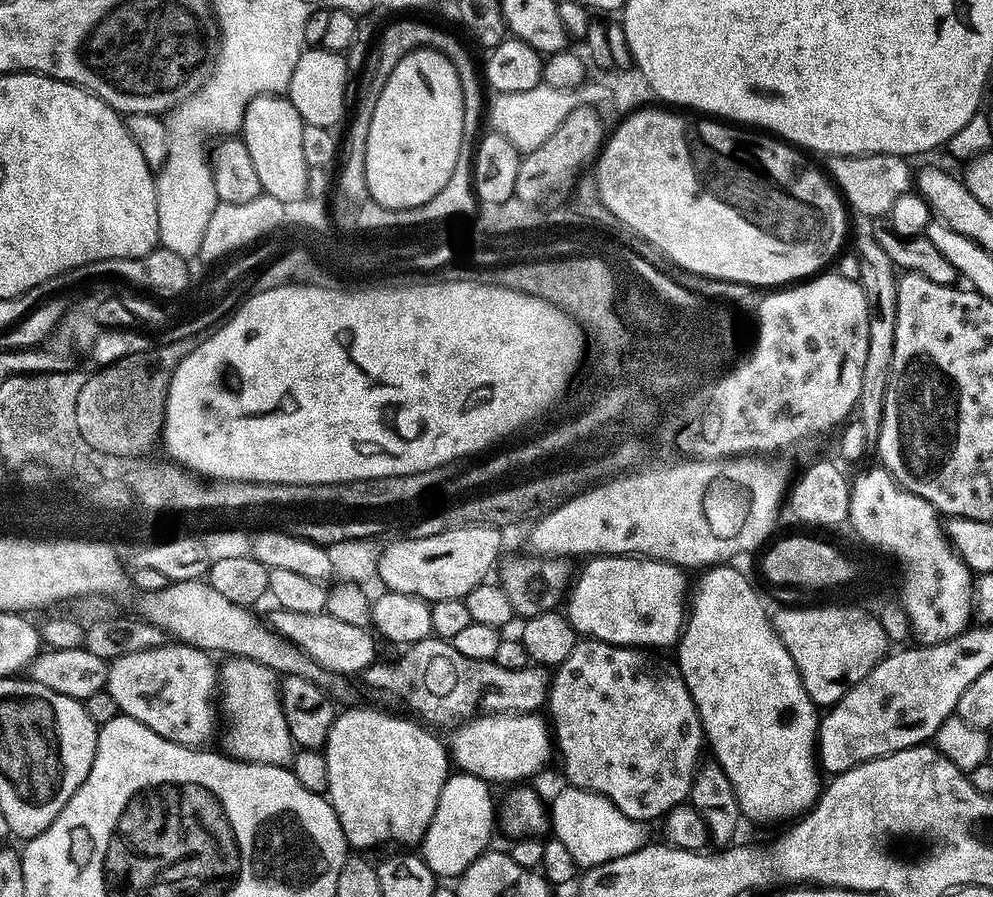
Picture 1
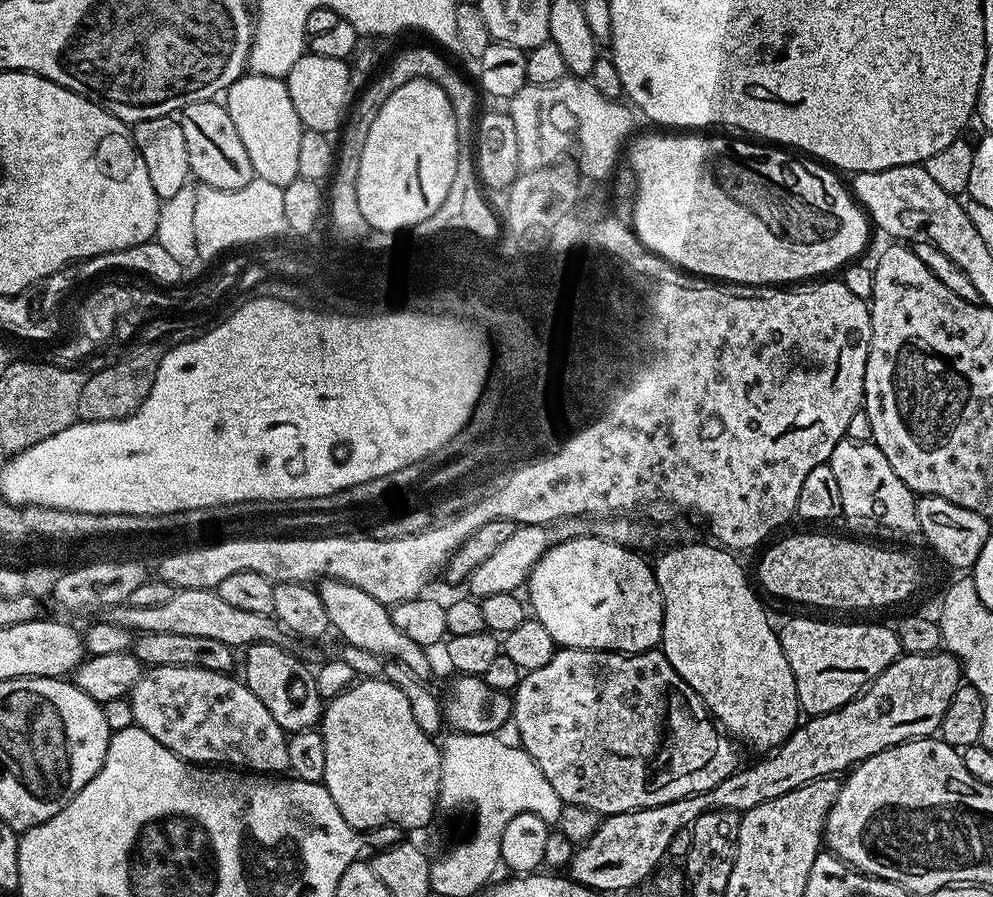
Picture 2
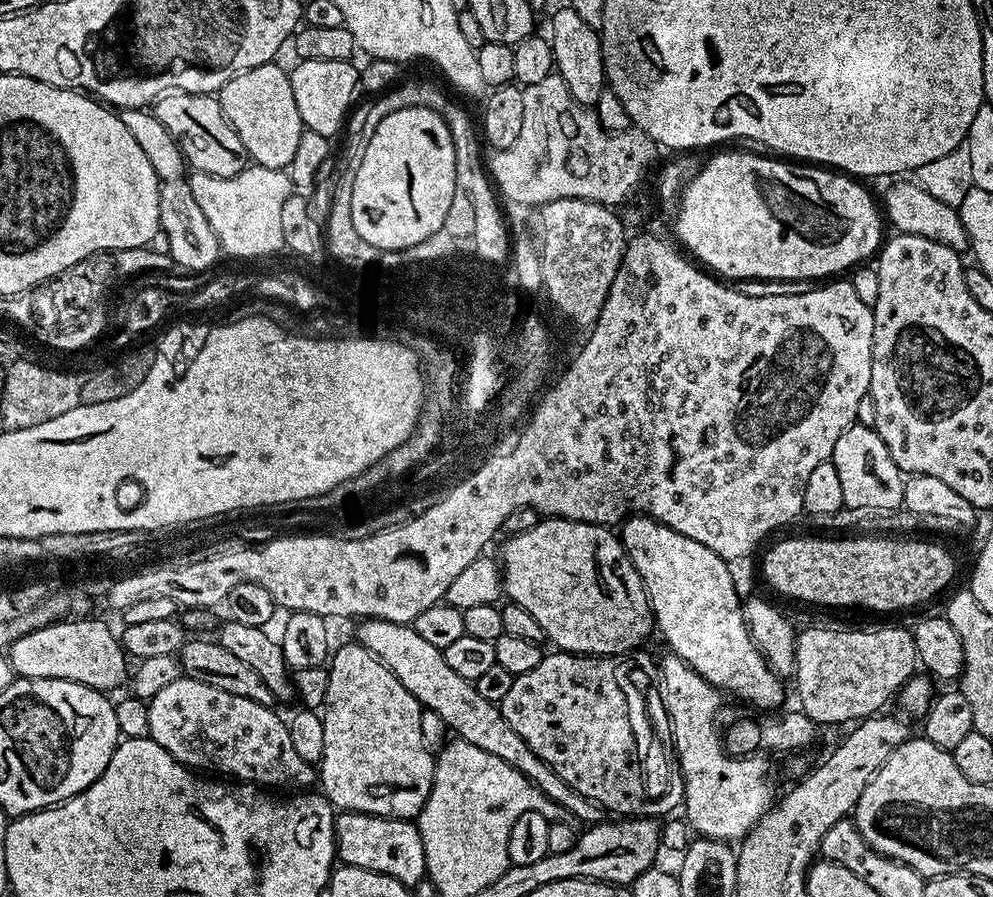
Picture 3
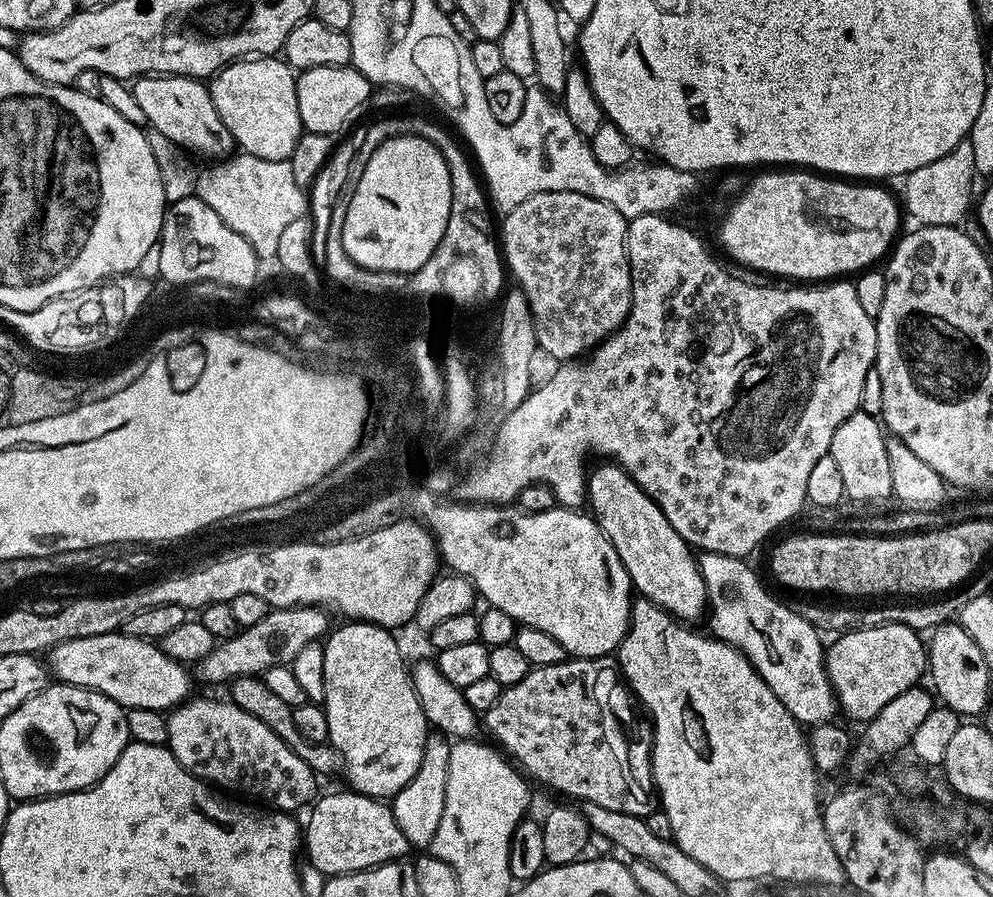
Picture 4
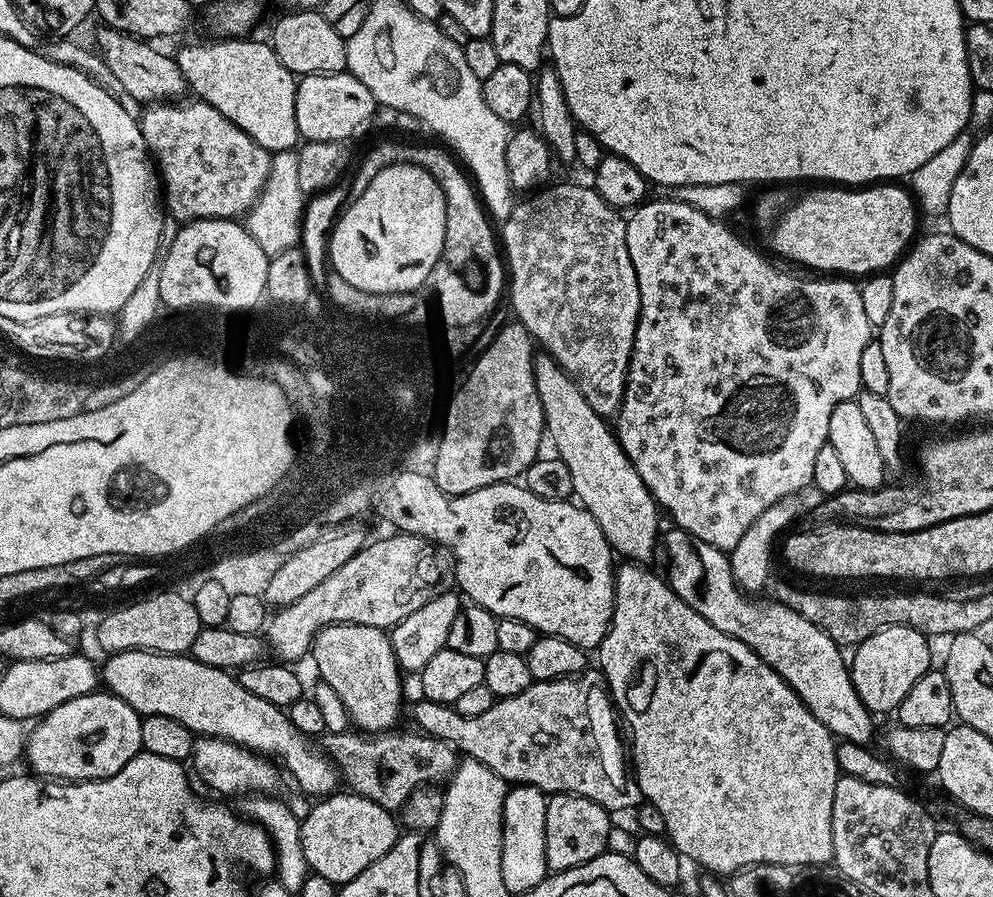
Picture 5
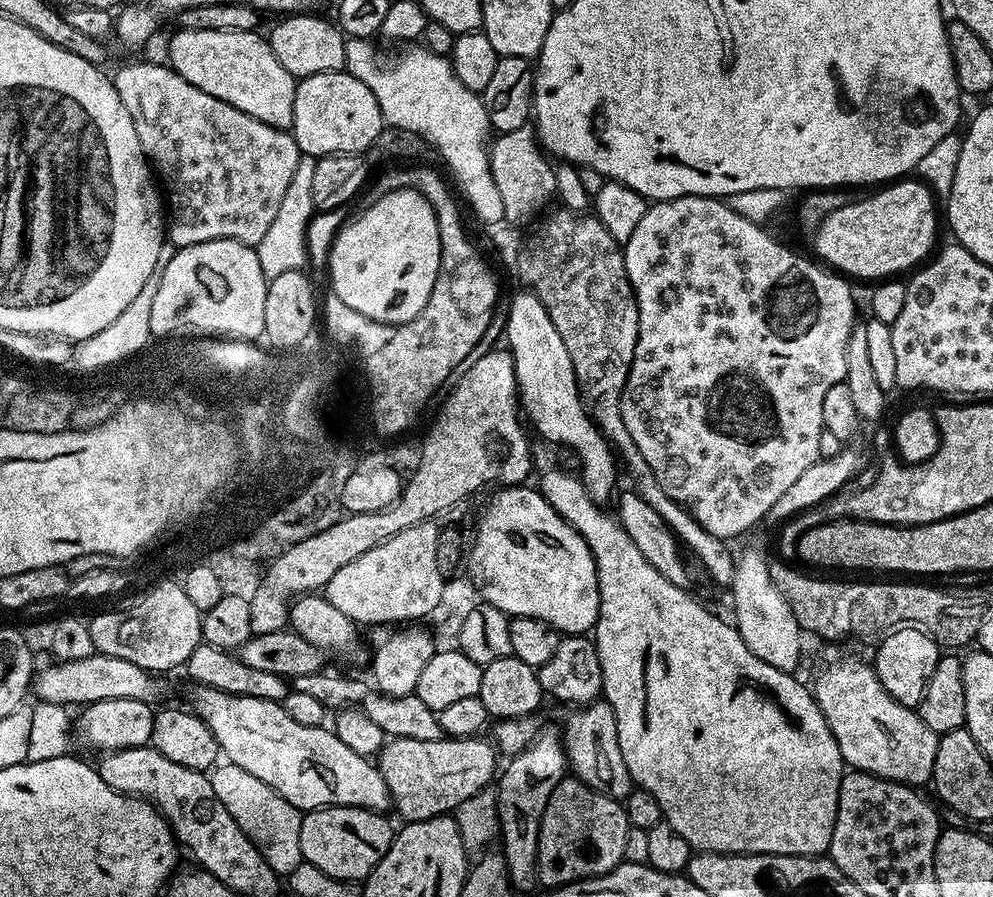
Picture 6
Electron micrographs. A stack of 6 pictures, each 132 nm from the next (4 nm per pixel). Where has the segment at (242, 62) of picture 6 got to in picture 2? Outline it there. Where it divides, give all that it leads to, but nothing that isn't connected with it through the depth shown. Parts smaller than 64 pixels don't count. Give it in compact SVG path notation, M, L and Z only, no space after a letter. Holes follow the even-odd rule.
M255 74L240 76L228 87L226 107L230 122L234 122L238 130L238 138L242 138L246 146L246 154L250 154L253 173L280 188L294 182L298 176L298 142L302 125L286 95L285 81Z

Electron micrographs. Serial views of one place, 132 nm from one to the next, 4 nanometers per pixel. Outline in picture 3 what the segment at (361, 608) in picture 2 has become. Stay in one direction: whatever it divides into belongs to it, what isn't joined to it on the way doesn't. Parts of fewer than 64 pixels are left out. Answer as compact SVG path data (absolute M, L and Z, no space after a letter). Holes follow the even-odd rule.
M363 619L359 624L361 625L356 630L355 641L382 661L402 682L406 690L415 696L421 707L436 712L444 720L447 729L478 749L486 750L487 753L514 765L544 796L550 798L550 802L557 804L567 815L569 812L570 815L577 816L582 822L581 825L591 826L605 819L605 809L578 794L578 790L574 790L566 782L562 782L562 778L558 778L558 774L554 774L548 764L537 758L537 755L515 733L499 707L481 697L471 681L459 677L446 664L443 651L419 637L411 625L380 619Z

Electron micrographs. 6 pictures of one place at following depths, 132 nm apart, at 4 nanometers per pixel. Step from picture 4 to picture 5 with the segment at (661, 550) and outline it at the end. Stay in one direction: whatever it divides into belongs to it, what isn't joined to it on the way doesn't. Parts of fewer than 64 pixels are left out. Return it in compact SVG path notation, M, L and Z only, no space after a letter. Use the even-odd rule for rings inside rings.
M537 355L532 361L532 369L536 375L538 398L542 402L544 411L546 436L549 441L552 439L552 444L556 447L555 455L562 462L566 462L566 470L570 470L570 478L574 482L573 497L581 508L592 515L594 522L598 522L613 553L620 555L621 552L624 558L632 562L648 562L648 559L655 554L656 548L658 552L658 537L662 532L661 513L650 490L644 485L642 478L638 478L638 470L634 470L630 458L622 450L609 421L592 409L590 402L586 402L576 383L560 369L560 365L551 356Z

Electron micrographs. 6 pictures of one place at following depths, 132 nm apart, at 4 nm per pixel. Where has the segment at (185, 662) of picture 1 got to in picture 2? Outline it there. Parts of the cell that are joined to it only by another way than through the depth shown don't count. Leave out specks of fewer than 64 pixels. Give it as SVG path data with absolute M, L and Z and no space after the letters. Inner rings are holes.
M194 666L148 668L130 693L135 727L146 730L175 756L201 766L231 766L253 774L288 772L288 736L243 679Z

